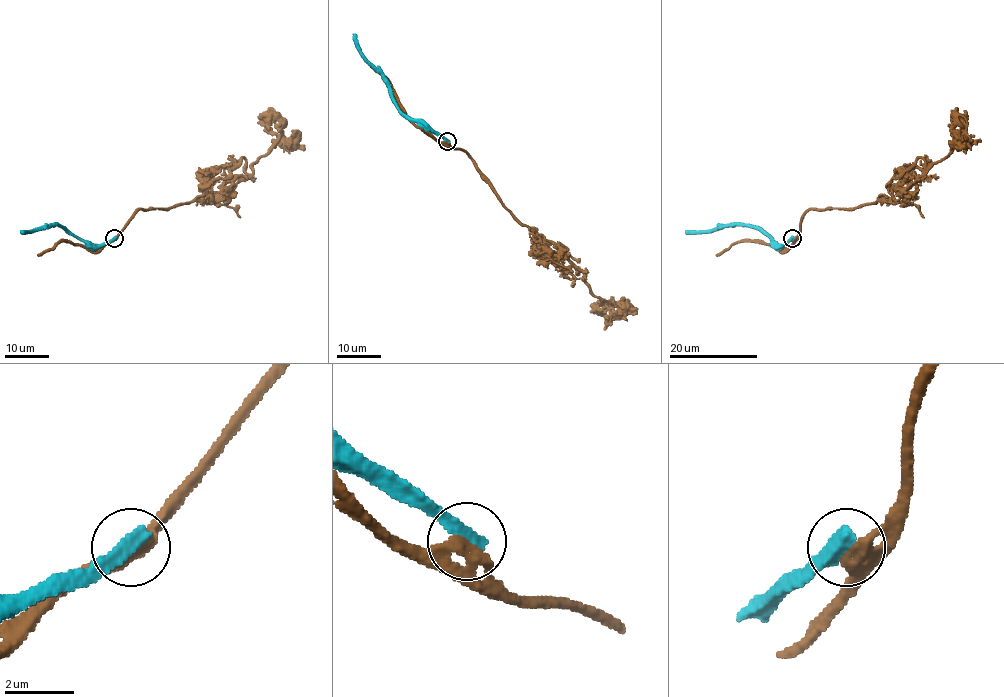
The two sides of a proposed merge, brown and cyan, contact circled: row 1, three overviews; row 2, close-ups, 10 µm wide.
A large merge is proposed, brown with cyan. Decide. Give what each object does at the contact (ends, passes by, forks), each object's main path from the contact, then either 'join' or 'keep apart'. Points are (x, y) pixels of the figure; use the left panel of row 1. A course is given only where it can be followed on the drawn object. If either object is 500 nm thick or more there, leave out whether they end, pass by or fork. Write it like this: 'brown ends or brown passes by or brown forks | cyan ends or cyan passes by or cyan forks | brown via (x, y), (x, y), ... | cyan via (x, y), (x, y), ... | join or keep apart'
brown ends | cyan ends | brown via (114, 238), (139, 209), (167, 209), (198, 197), (224, 200), (279, 138), (280, 115), (283, 132) | cyan via (114, 238), (100, 245), (90, 245), (59, 225), (44, 225), (21, 233) | keep apart

